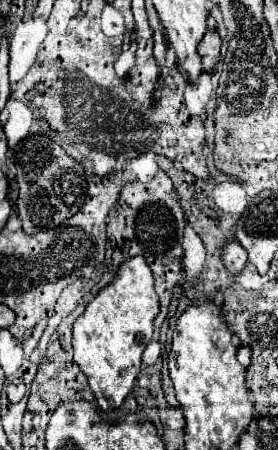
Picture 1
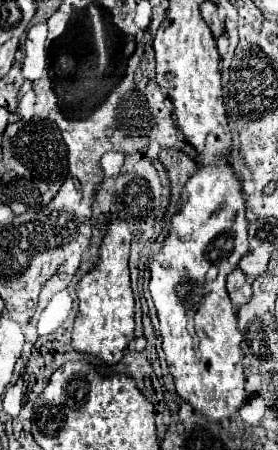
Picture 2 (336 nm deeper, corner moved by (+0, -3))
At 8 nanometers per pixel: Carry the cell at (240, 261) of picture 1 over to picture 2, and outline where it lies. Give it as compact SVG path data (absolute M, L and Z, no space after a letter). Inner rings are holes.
M236 268L230 276L228 276L228 294L232 298L232 304L236 308L244 306L250 302L250 296L252 296L252 288L250 288L250 282L248 278L244 276L244 272L240 268Z

